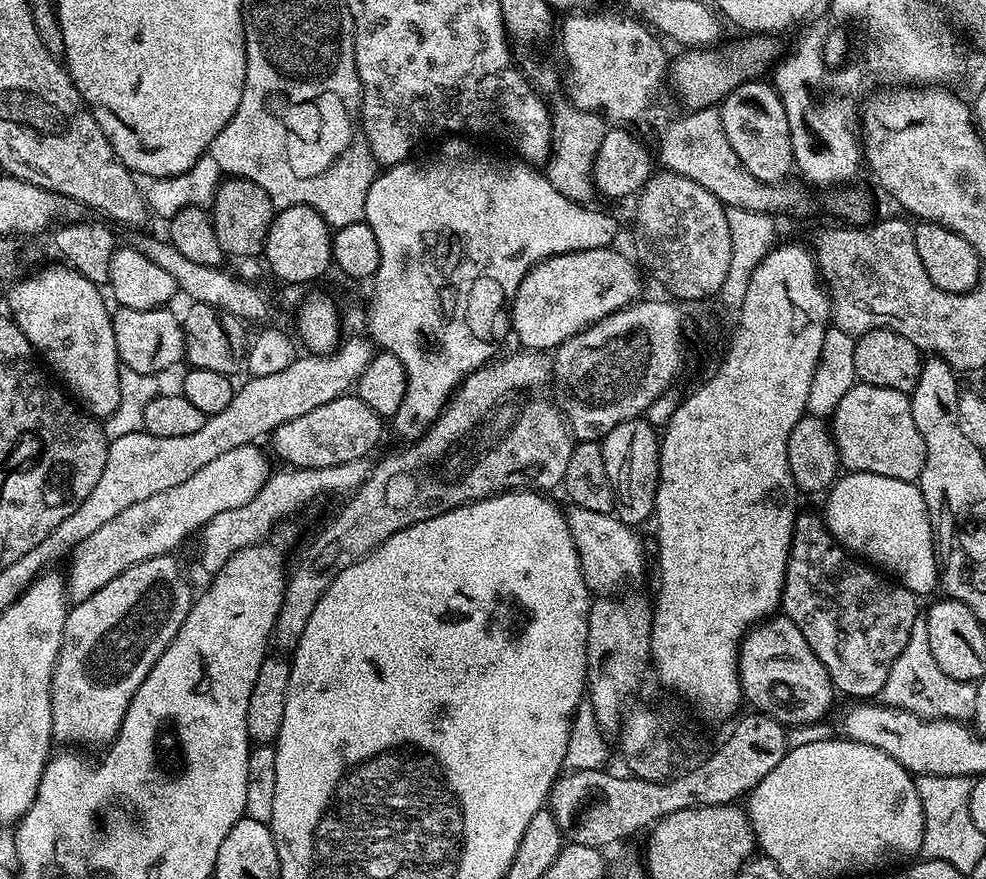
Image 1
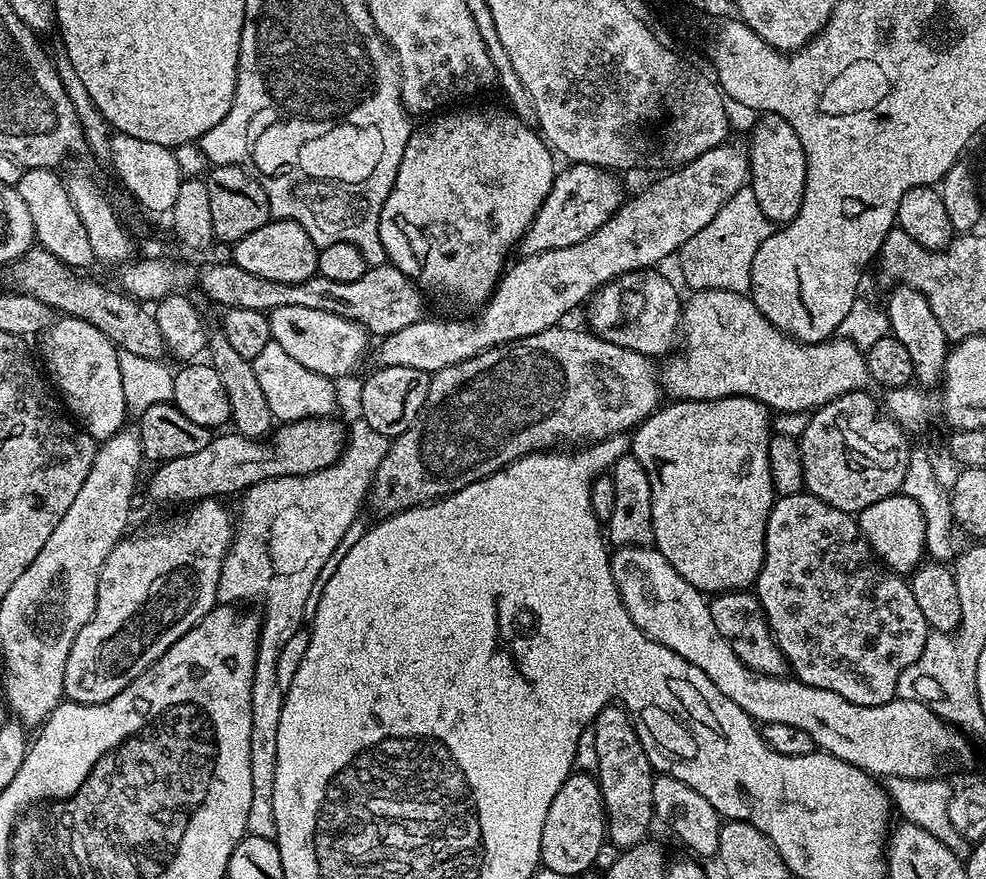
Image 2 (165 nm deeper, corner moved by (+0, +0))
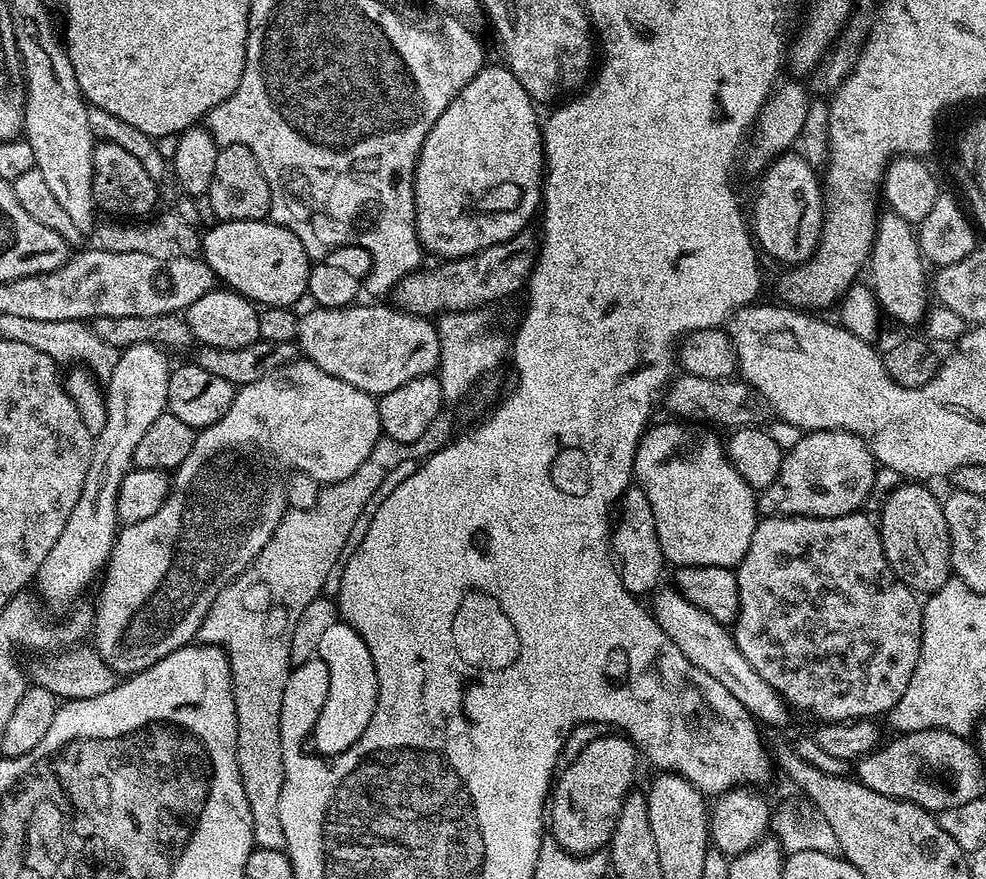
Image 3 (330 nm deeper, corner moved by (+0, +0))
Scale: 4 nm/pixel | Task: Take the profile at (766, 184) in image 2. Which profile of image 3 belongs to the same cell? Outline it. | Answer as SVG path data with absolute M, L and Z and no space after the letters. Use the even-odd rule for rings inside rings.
M789 150L783 156L777 156L764 169L758 183L760 189L756 192L756 205L752 208L752 216L750 212L750 231L759 251L765 257L773 256L778 263L784 264L783 266L806 263L816 253L816 248L820 244L820 231L824 225L824 193L817 169Z

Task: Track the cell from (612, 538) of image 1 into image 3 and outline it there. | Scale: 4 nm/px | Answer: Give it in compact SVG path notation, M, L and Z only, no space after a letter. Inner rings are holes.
M661 587L651 600L652 617L658 626L662 626L662 630L666 630L666 638L670 638L670 642L674 642L674 646L678 646L678 650L682 650L682 654L686 654L686 658L698 666L698 670L706 670L710 678L718 678L718 682L722 682L722 686L726 686L726 690L730 690L730 694L742 702L745 710L751 712L763 725L787 722L790 708L784 697L779 696L774 686L770 686L770 682L766 682L766 678L762 678L762 674L758 674L750 662L746 662L746 654L738 650L735 635L725 625L710 618L710 614L694 606L694 602L682 598L675 587Z

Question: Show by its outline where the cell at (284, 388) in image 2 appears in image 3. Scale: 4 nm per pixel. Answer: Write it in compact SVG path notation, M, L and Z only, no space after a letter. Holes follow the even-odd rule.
M297 358L292 361L292 363L282 366L278 371L271 372L266 378L262 378L258 382L253 384L242 384L236 388L236 396L232 400L232 405L230 410L226 414L222 414L222 418L218 418L218 422L214 422L209 426L209 428L201 428L197 431L196 441L194 442L194 450L190 450L190 454L186 454L186 462L182 462L180 467L175 469L174 475L170 480L170 487L168 489L168 497L166 502L162 502L162 506L154 514L150 514L150 518L146 518L142 522L134 522L133 524L123 525L116 533L116 540L112 544L112 553L108 555L108 563L102 572L102 580L104 576L104 585L100 588L100 605L94 608L94 623L92 626L92 631L90 633L91 639L96 639L94 641L94 647L96 653L99 654L101 658L106 662L106 666L110 666L117 672L117 674L131 674L133 672L141 672L146 670L150 666L154 666L154 662L158 662L162 658L166 658L166 654L170 654L174 650L184 647L185 644L191 644L197 639L198 633L200 631L200 624L206 618L206 614L210 610L210 606L214 602L214 598L218 598L218 594L223 588L225 588L230 581L236 579L237 576L243 574L244 571L250 567L255 558L261 550L266 546L271 540L271 536L274 534L282 522L284 515L288 512L290 505L286 499L285 493L282 491L282 480L276 477L276 472L272 467L277 464L280 468L288 468L292 472L303 472L306 476L312 476L321 485L340 483L346 478L350 478L354 474L354 470L358 470L358 466L362 466L362 462L366 462L366 458L370 456L370 450L374 450L374 446L380 440L382 433L380 430L380 405L378 403L377 397L366 394L362 390L358 390L358 386L350 386L350 382L342 382L342 378L334 378L334 374L326 374L326 370L322 370L318 366L314 366L308 360L303 358Z

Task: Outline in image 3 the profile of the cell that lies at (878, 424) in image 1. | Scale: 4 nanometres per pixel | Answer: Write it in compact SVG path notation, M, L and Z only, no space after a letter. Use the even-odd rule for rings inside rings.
M804 432L801 441L793 449L785 451L778 478L759 493L759 515L834 518L859 512L873 495L877 469L872 451L864 445L863 438L853 432Z

